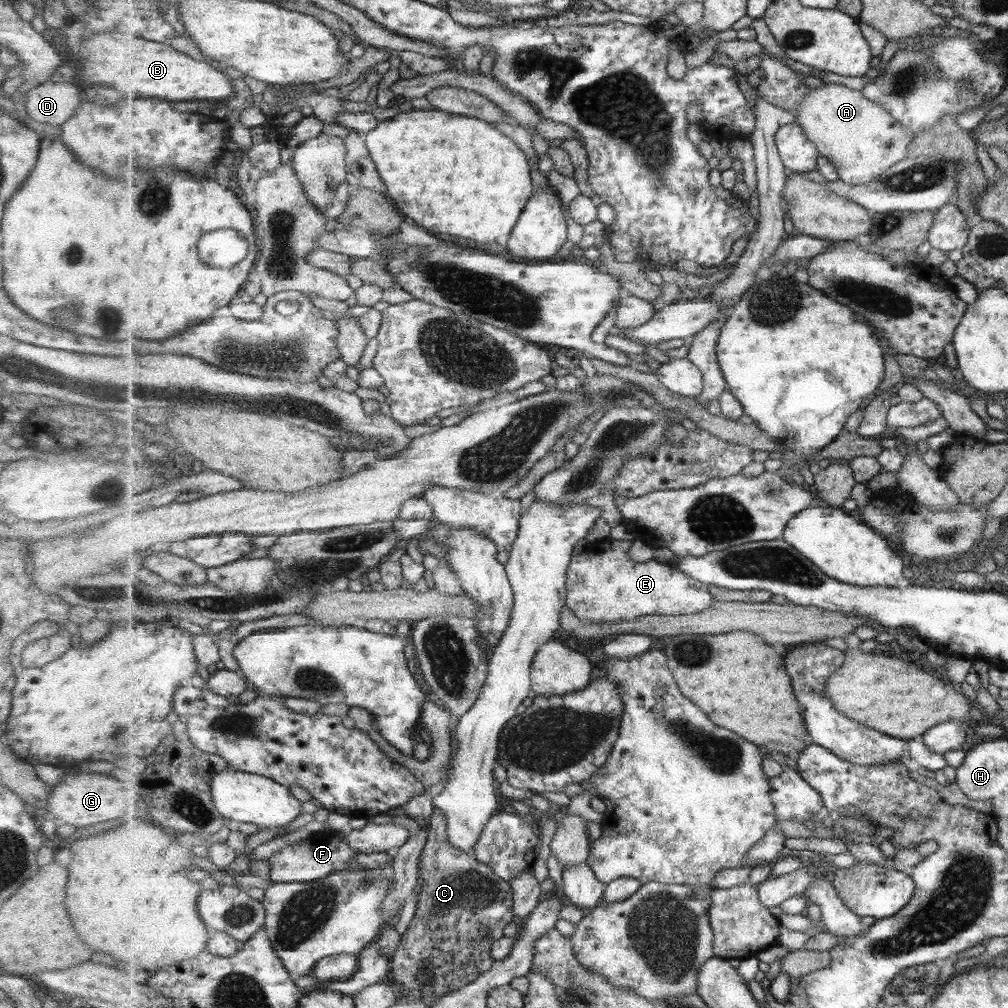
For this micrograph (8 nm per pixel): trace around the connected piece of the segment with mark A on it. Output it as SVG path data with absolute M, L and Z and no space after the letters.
M823 83L813 88L794 114L807 136L814 141L819 152L827 156L848 185L865 185L887 174L891 167L909 158L915 136L883 105L869 100L860 90L835 83Z

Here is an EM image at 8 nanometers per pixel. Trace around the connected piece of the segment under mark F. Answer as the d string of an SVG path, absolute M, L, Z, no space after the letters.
M345 831L314 833L298 843L285 846L268 859L270 865L270 879L272 882L311 882L313 880L327 879L327 876L335 875L335 872L343 870L368 870L367 867L359 865L355 859L355 850L345 839Z

